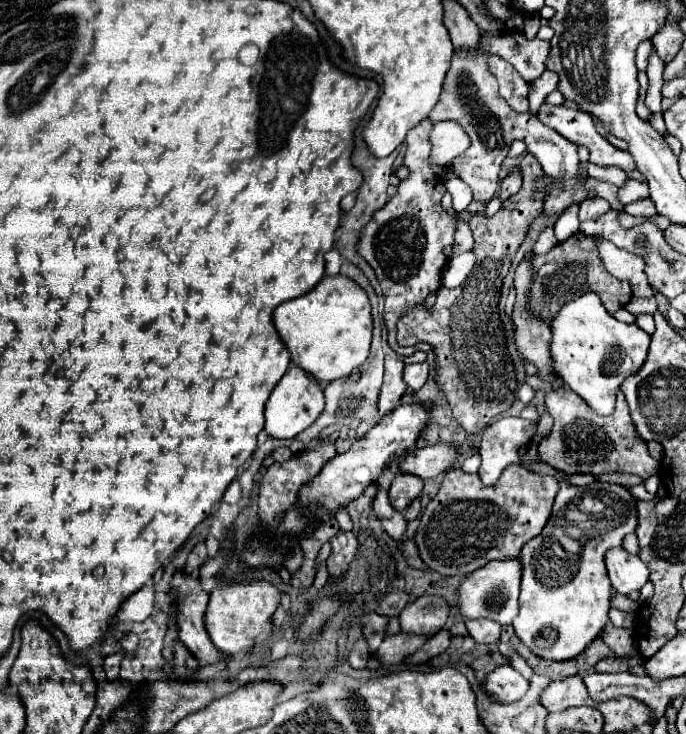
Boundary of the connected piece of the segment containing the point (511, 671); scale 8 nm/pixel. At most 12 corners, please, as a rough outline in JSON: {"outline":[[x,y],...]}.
{"outline":[[510,663],[486,677],[486,691],[502,703],[524,697],[528,681]]}

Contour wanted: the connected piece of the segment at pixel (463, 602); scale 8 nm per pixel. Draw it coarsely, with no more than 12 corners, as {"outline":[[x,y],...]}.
{"outline":[[490,561],[458,589],[466,619],[512,625],[520,563]]}

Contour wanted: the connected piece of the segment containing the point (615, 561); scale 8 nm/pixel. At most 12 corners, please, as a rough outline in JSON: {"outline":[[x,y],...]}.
{"outline":[[610,549],[606,567],[620,595],[640,591],[650,579],[642,559]]}

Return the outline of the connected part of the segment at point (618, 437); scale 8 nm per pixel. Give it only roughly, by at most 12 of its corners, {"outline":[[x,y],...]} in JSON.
{"outline":[[562,387],[538,455],[554,469],[660,473],[628,405],[600,417]]}

